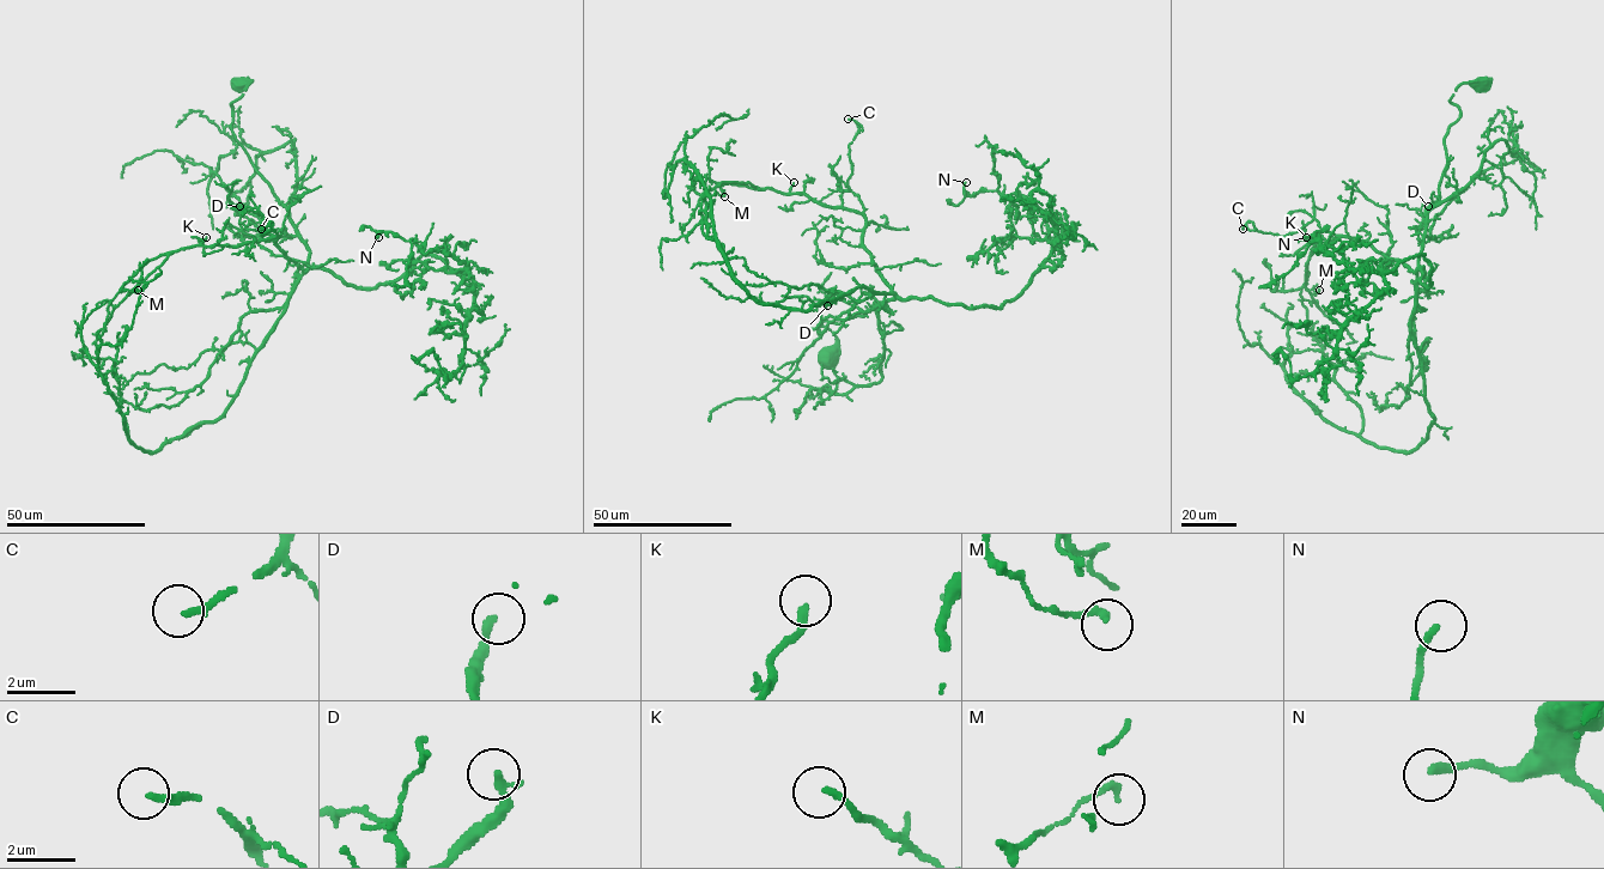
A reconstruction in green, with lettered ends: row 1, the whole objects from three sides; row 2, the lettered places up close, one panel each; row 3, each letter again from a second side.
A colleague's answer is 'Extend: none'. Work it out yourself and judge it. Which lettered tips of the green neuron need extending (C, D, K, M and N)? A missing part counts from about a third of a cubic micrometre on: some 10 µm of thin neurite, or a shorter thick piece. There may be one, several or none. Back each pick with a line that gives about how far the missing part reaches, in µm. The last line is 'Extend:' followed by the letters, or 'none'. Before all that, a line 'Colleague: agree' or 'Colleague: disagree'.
Colleague: agree
Extend: none

